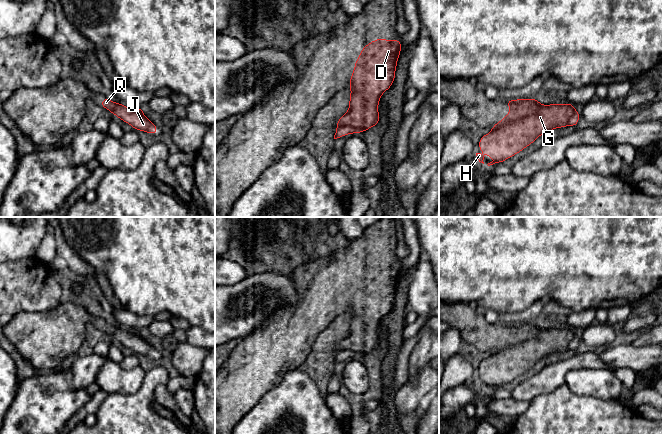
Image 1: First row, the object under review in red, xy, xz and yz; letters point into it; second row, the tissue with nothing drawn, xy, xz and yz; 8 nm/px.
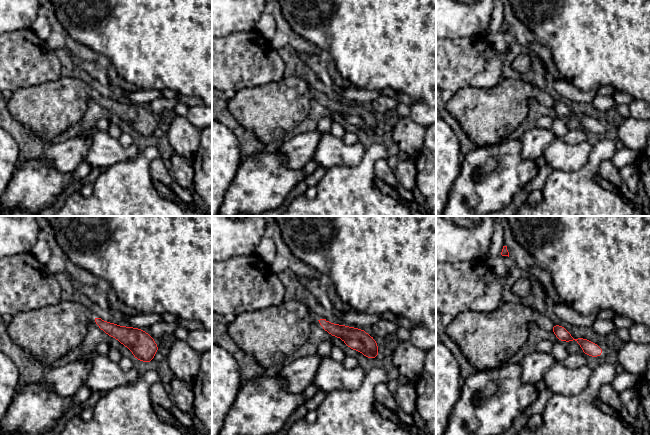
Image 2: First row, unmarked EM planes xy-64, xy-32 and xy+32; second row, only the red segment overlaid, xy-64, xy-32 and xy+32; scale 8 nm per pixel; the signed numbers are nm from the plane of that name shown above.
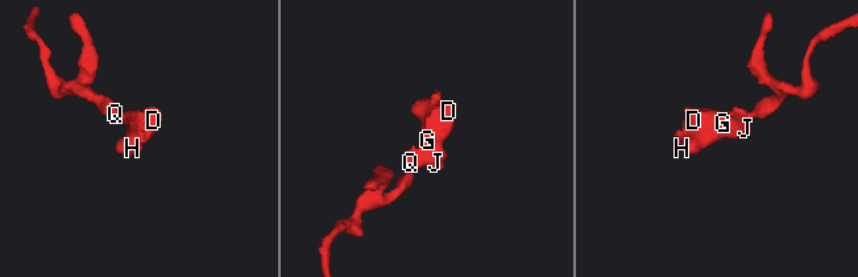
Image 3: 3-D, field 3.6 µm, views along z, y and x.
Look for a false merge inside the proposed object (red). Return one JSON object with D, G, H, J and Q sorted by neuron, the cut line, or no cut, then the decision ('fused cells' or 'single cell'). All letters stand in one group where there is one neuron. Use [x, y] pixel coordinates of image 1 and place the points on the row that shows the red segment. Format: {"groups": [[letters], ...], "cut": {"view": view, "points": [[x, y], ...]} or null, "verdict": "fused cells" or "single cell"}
{"groups": [["D", "G", "H", "Q"], ["J"]], "cut": {"view": "xz", "points": [[337, 128], [343, 125], [350, 125], [361, 127], [365, 130]]}, "verdict": "fused cells"}

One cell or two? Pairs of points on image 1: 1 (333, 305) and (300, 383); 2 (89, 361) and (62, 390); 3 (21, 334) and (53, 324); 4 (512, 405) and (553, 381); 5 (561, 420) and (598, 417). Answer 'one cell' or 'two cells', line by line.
1: two cells
2: two cells
3: one cell
4: two cells
5: one cell

